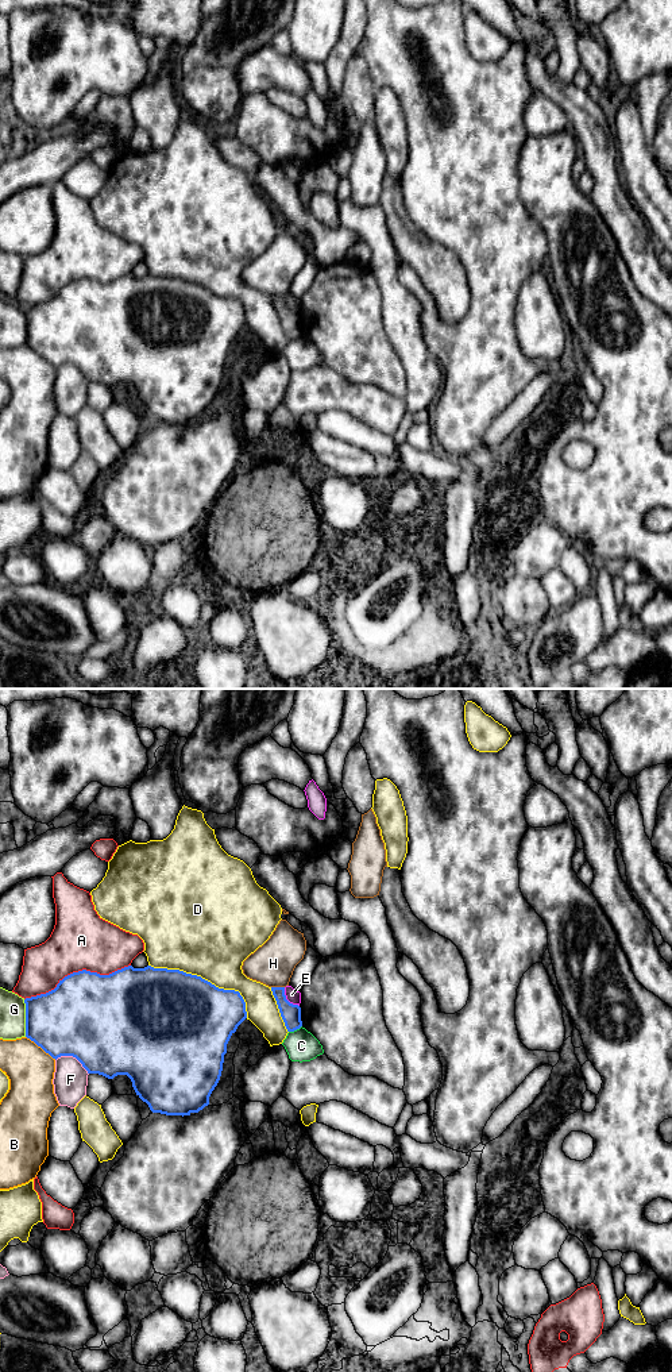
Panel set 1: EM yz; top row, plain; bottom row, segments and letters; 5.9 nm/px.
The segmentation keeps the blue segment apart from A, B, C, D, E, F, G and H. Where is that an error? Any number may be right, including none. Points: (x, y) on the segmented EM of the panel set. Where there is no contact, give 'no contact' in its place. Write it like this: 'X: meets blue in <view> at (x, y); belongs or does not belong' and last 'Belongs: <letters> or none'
A: meets blue in yz at (78, 971); does not belong
B: meets blue in yz at (41, 1047); does not belong
C: meets blue in yz at (294, 1029); does not belong
D: meets blue in yz at (207, 981); does not belong
E: meets blue in yz at (286, 999); does not belong
F: meets blue in yz at (73, 1056); does not belong
G: meets blue in yz at (26, 1018); does not belong
H: meets blue in yz at (278, 987); does not belong
Belongs: none

